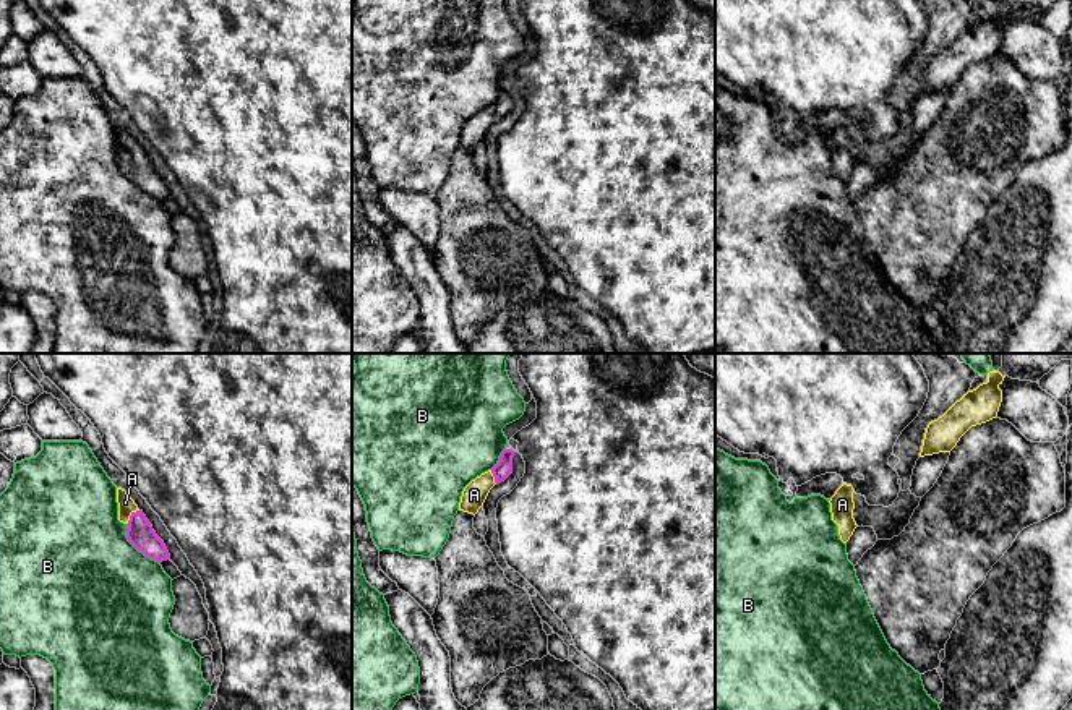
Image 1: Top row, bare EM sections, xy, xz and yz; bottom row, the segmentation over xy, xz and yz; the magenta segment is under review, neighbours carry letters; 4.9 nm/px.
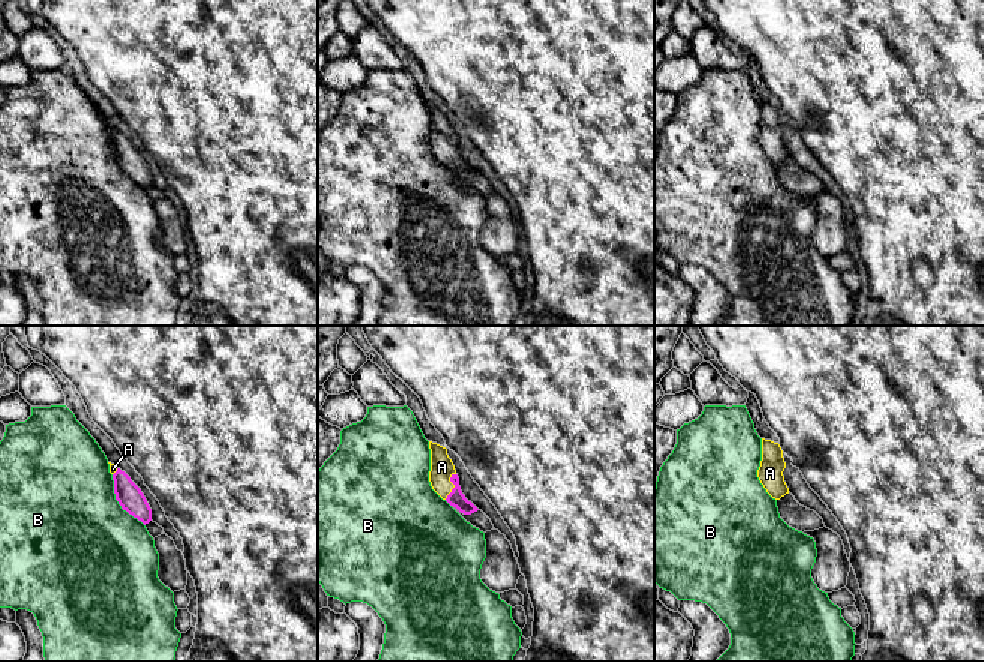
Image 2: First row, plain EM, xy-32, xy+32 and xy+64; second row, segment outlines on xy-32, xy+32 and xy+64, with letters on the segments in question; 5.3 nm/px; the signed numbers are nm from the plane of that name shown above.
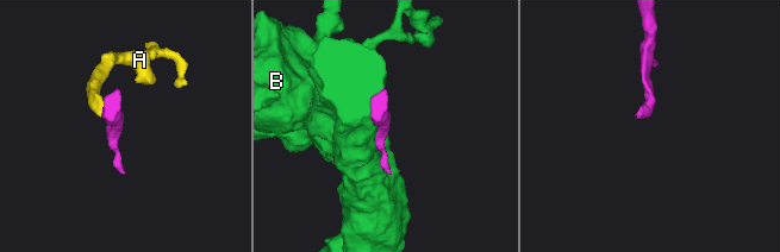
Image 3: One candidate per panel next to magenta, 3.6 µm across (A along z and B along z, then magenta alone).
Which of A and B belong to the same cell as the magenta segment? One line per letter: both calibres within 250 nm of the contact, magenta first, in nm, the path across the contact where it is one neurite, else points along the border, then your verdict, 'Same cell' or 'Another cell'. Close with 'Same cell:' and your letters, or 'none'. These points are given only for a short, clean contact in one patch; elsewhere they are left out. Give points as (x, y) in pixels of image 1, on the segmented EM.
A: Thickness 140 nm (magenta) against 80 nm. Path across: xy (140, 534), (138, 524), (130, 516), (125, 503). Same cell
B: Thickness 140 nm (magenta) against 500 nm. Another cell
Same cell: A

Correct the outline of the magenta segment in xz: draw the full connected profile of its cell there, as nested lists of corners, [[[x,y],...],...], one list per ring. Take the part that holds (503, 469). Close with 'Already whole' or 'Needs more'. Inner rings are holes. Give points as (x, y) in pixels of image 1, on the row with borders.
[[[504,449],[500,456],[498,464],[472,480],[462,491],[459,511],[477,514],[478,509],[483,506],[490,490],[496,485],[504,481],[512,473],[512,449]]]. Needs more

